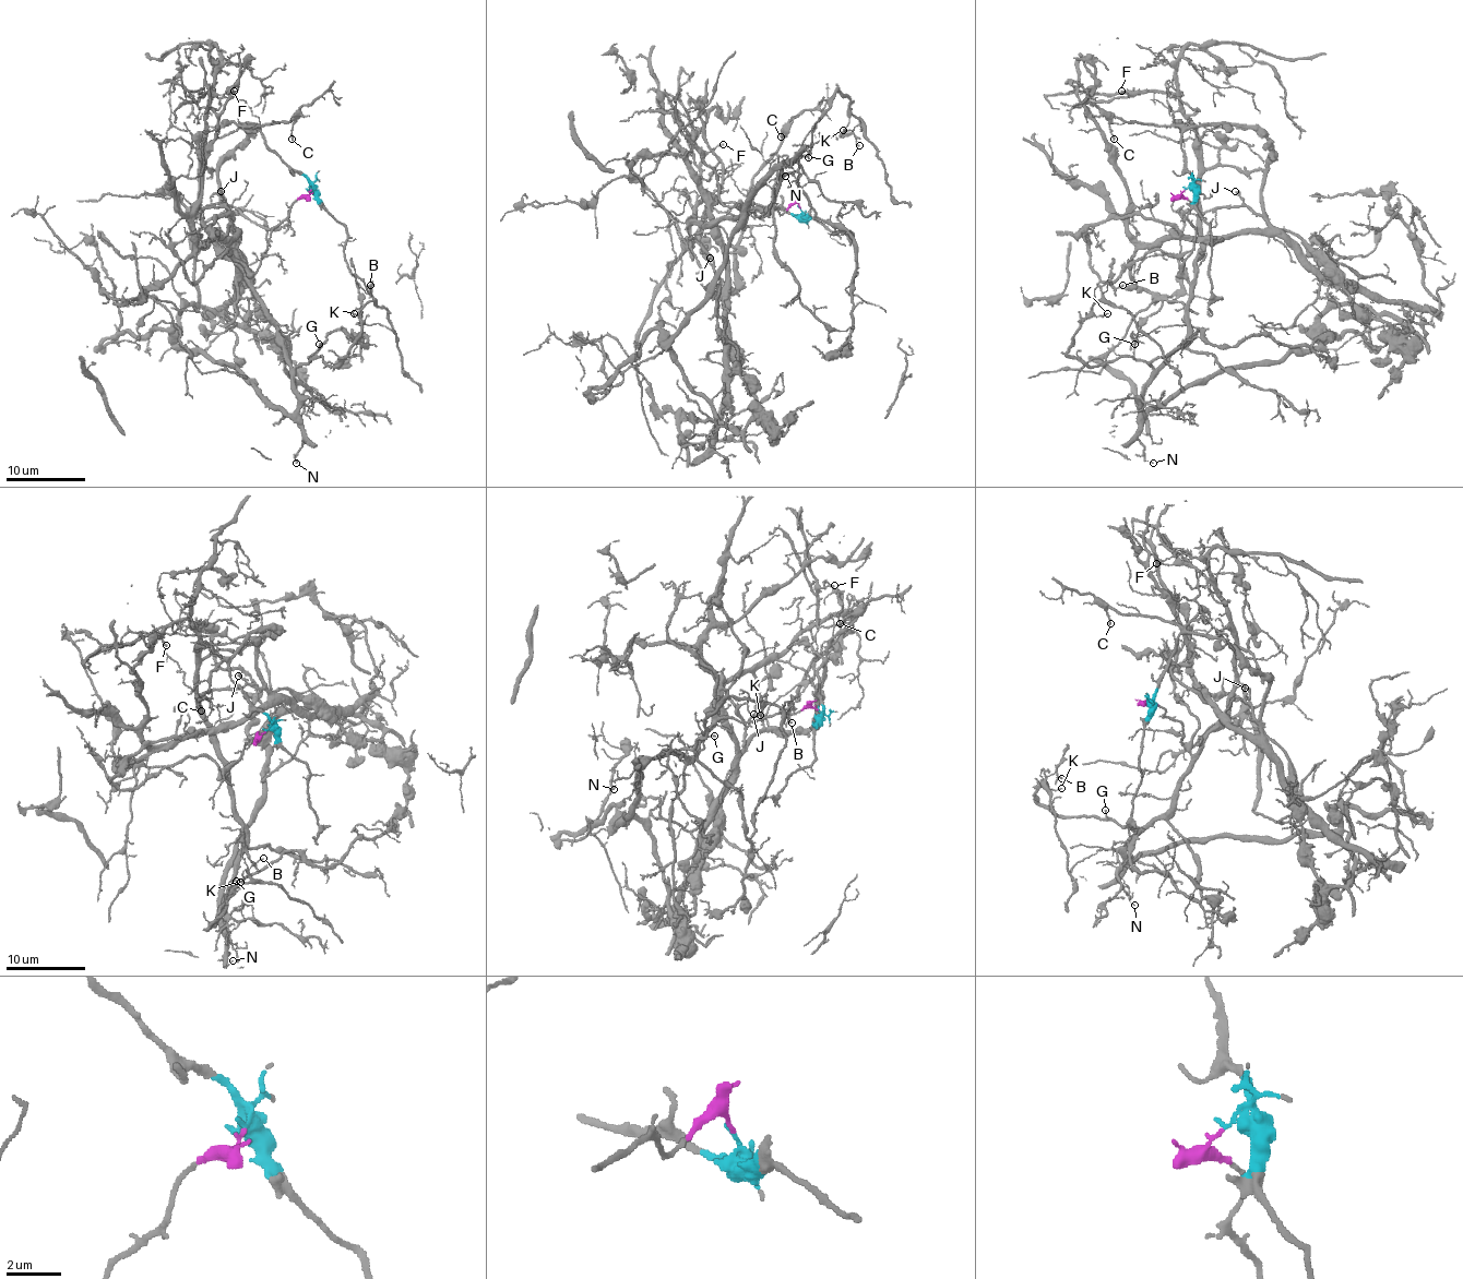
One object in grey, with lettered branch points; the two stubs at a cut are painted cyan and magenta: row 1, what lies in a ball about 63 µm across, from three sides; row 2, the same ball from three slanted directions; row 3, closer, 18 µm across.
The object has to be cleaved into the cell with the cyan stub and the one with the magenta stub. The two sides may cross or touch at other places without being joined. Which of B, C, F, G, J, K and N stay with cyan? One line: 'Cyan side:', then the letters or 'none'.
Cyan side: C

